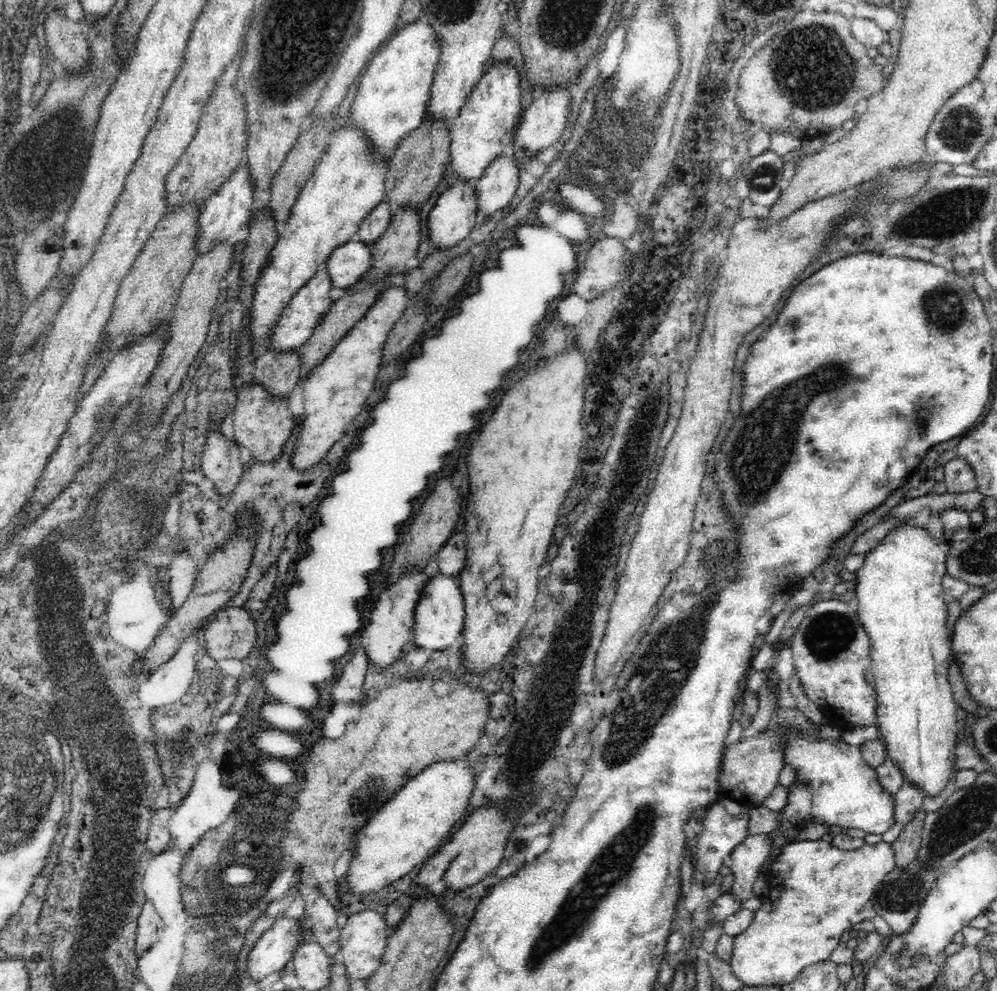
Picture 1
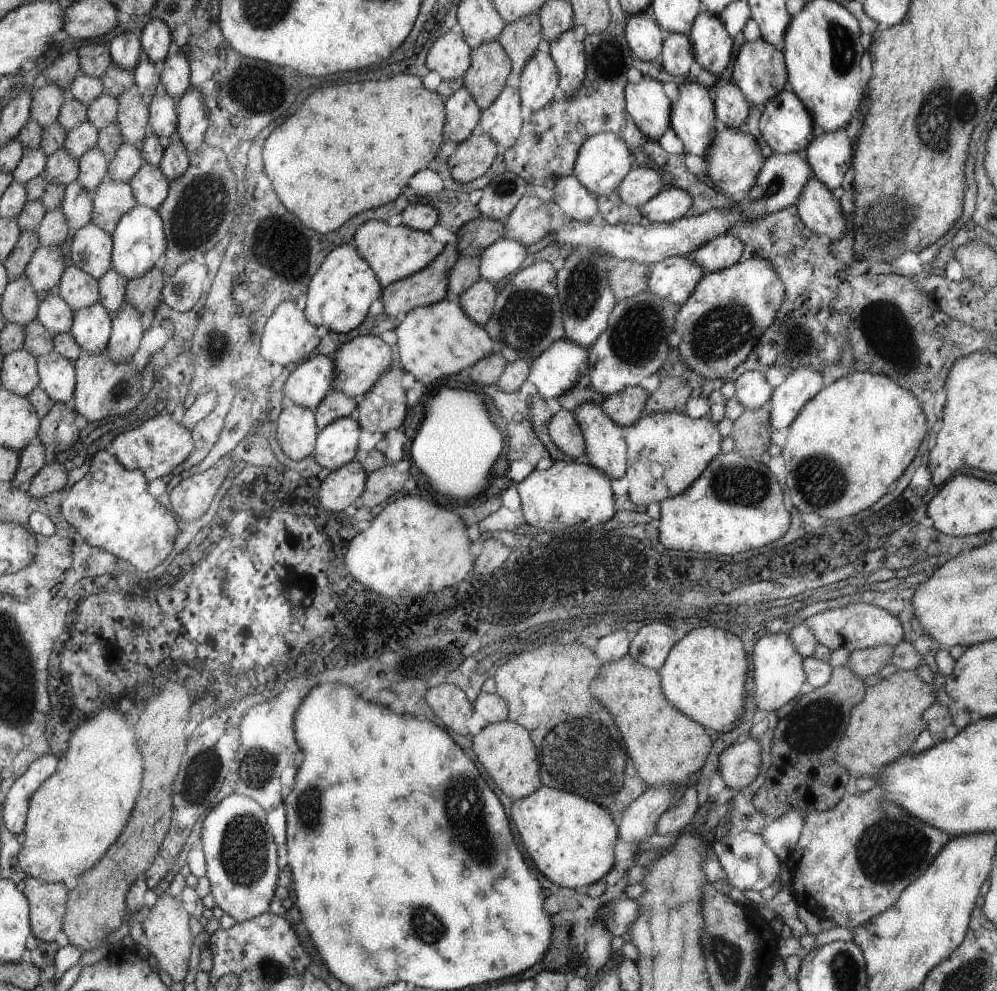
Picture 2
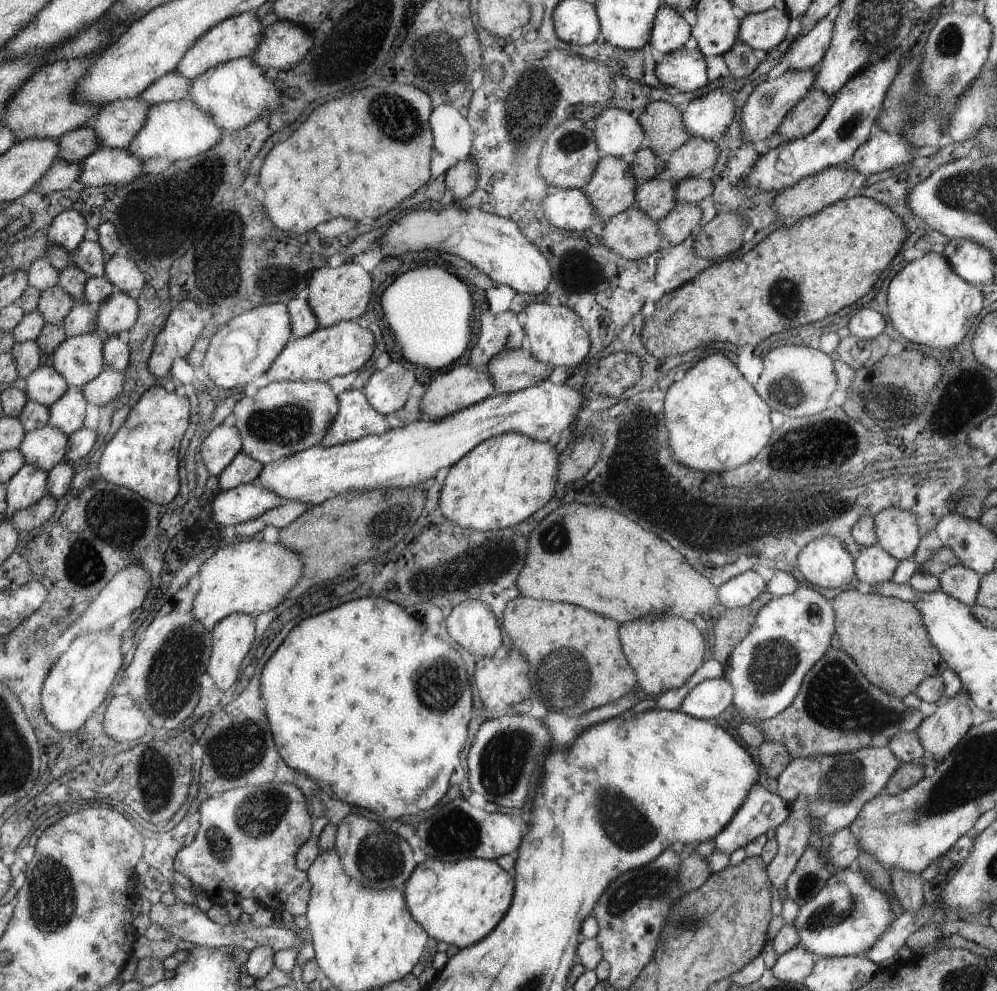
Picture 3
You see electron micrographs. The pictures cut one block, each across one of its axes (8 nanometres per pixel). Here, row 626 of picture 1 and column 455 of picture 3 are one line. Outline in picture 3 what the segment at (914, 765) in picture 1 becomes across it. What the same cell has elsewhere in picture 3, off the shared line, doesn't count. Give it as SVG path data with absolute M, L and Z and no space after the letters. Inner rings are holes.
M428 857L406 882L403 894L413 920L430 938L460 950L488 937L497 928L509 912L515 889L516 880L494 860L443 862Z

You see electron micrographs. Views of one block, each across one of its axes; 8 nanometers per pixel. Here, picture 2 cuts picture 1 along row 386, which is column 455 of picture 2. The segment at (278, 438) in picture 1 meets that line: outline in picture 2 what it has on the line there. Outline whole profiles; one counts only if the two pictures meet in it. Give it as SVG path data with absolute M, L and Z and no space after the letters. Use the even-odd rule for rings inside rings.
M454 243L448 244L446 250L434 262L430 262L426 269L384 288L382 301L385 306L385 314L394 319L398 314L408 314L418 307L430 306L444 301L449 292L450 270L453 270L454 264L456 264L459 257L456 245Z

